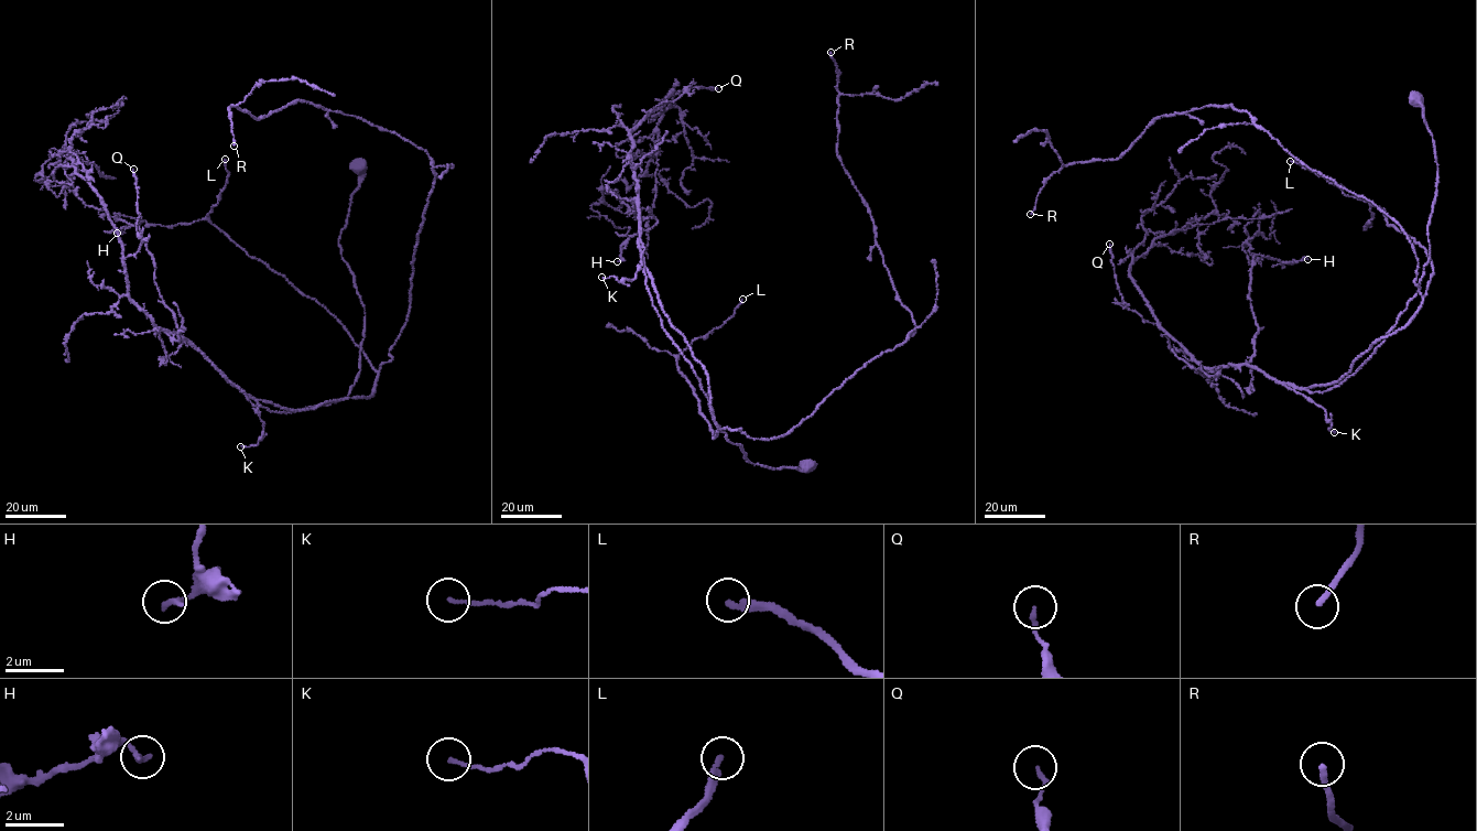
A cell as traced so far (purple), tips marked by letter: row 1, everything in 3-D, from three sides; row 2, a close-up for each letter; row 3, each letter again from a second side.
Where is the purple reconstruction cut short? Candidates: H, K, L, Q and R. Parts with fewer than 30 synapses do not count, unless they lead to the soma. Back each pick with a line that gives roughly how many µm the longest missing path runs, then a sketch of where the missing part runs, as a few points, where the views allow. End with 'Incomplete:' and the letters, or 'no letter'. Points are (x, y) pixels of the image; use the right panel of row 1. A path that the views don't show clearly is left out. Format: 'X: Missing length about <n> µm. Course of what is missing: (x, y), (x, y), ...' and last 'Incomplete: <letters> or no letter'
L: Missing length about 140 µm. Course of what is missing: (1290, 161), (1266, 148), (1220, 138), (1138, 152), (1121, 206), (1106, 229), (1100, 246), (1106, 273), (1140, 302)
R: Missing length about 100 µm. Course of what is missing: (1030, 214), (1023, 220), (1021, 246), (1032, 283), (1019, 281), (997, 256), (985, 220), (991, 189), (1008, 169)
Incomplete: L, R

